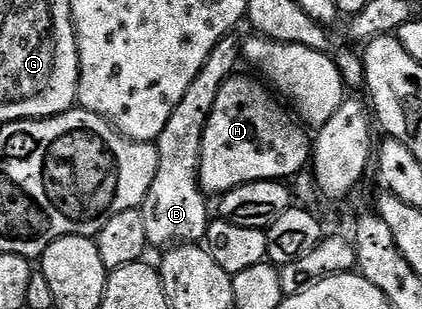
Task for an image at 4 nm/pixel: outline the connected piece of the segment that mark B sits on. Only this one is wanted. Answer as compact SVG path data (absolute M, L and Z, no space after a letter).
M235 31L228 33L221 39L221 43L217 43L217 47L213 47L213 51L209 51L205 67L201 67L197 79L189 83L185 99L181 99L181 103L173 107L173 115L169 115L169 123L165 123L165 131L161 131L157 142L159 151L157 175L141 206L148 246L174 247L199 243L207 236L208 198L199 183L201 143L205 135L205 123L209 123L213 103L217 103L217 91L221 91L221 87L238 70L235 68L241 65L243 41L239 35Z

